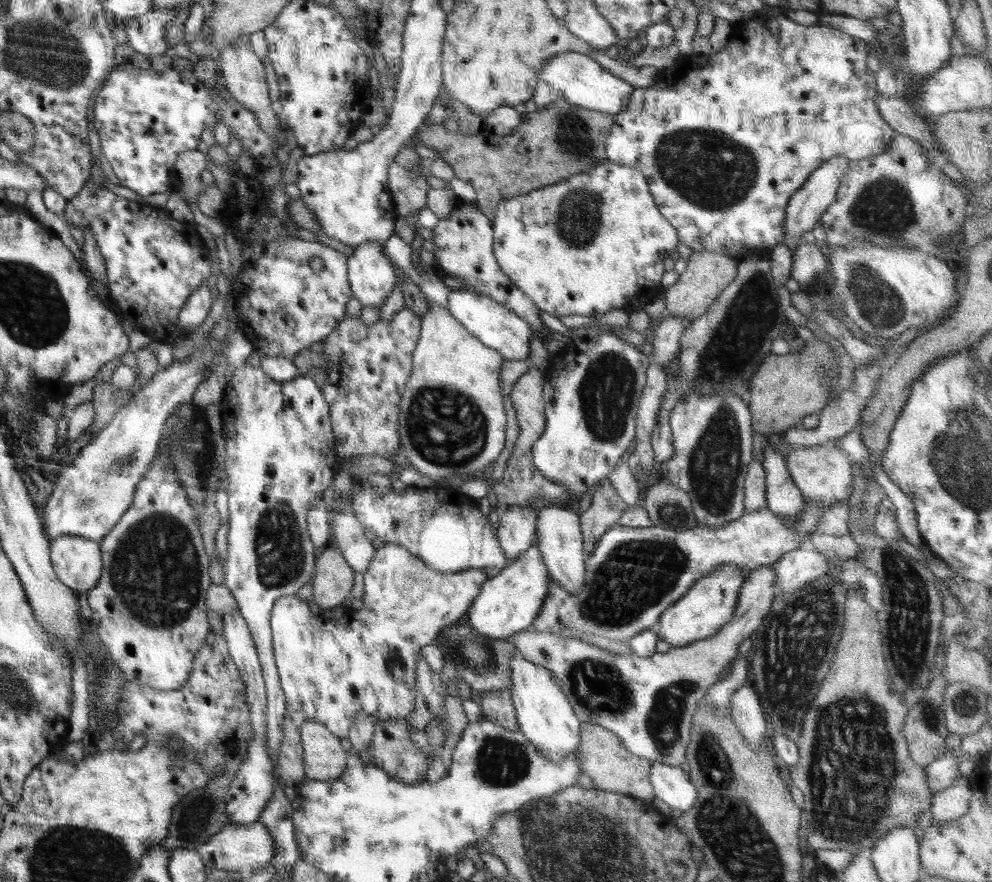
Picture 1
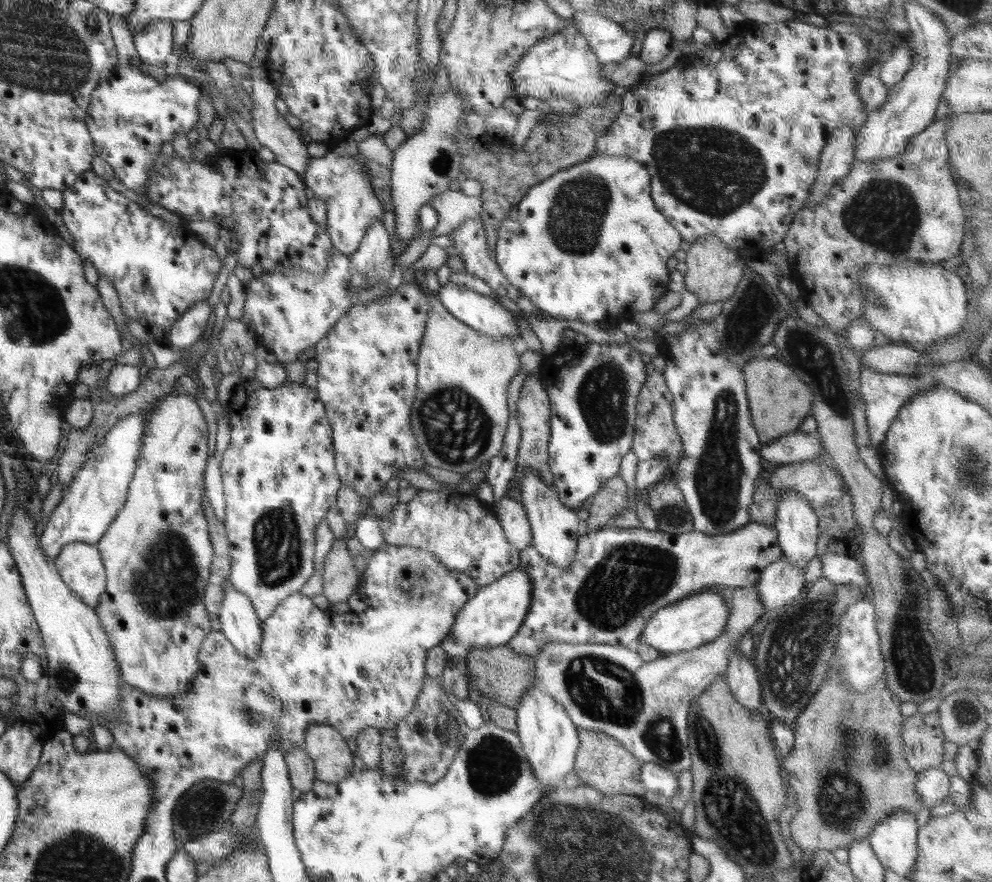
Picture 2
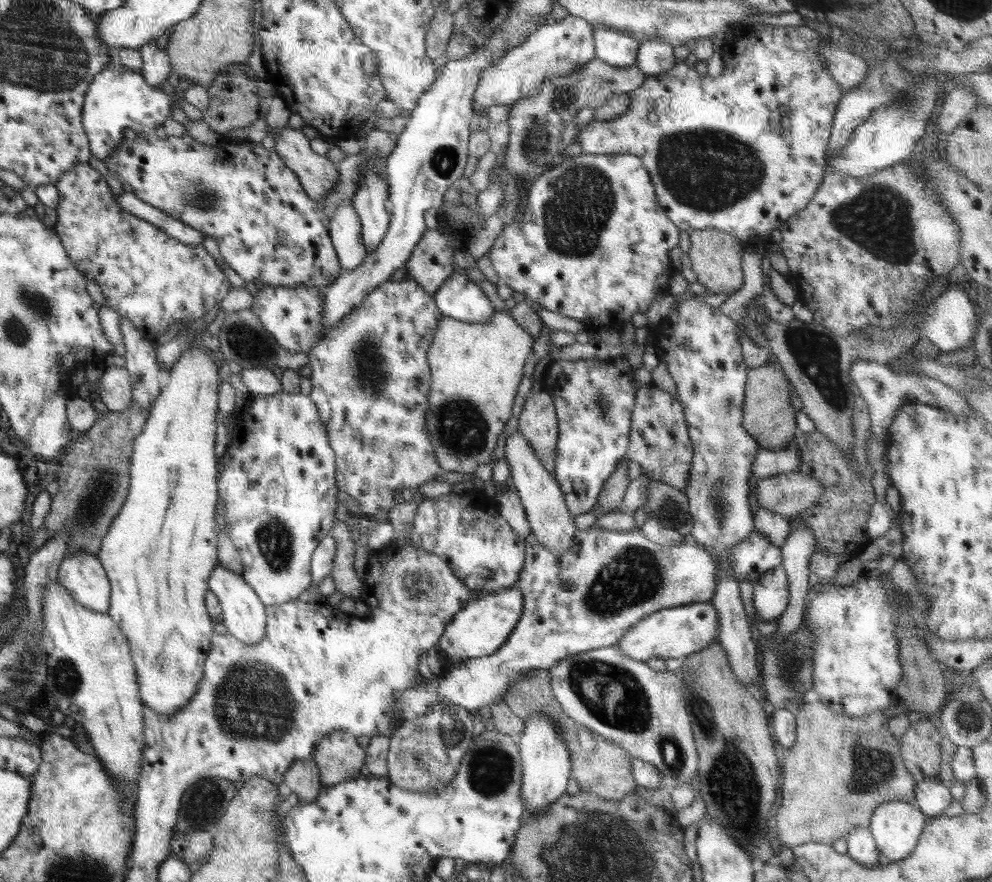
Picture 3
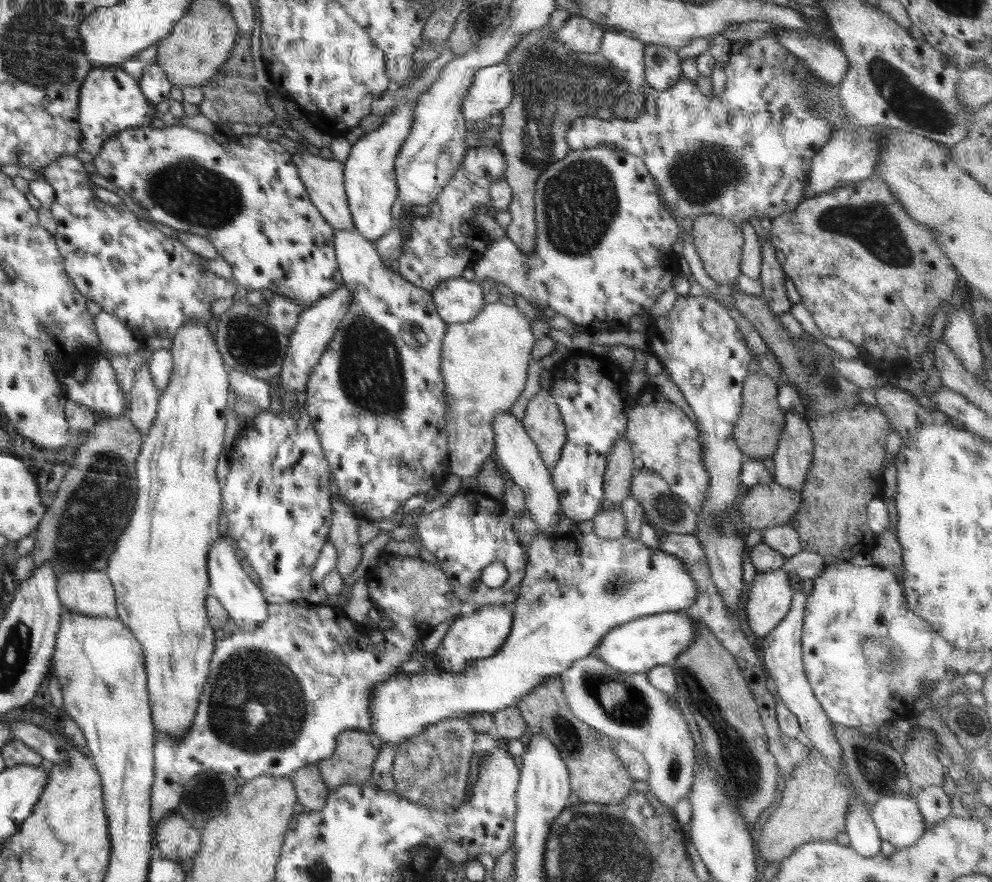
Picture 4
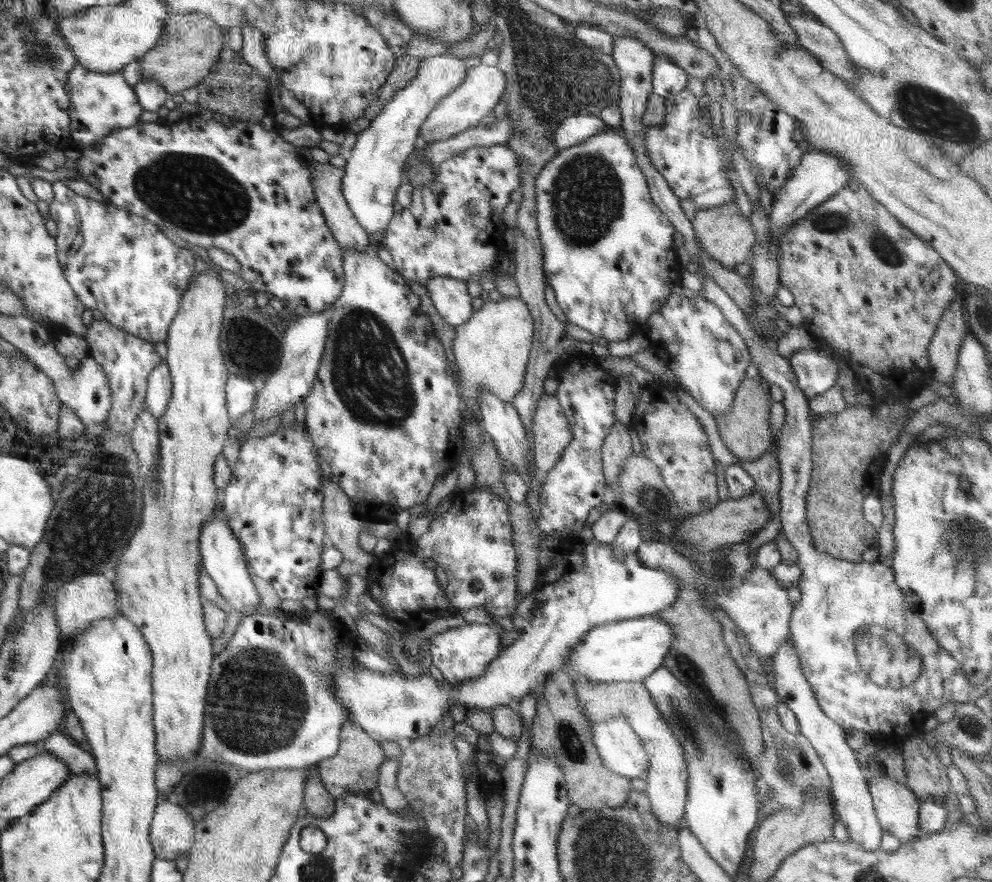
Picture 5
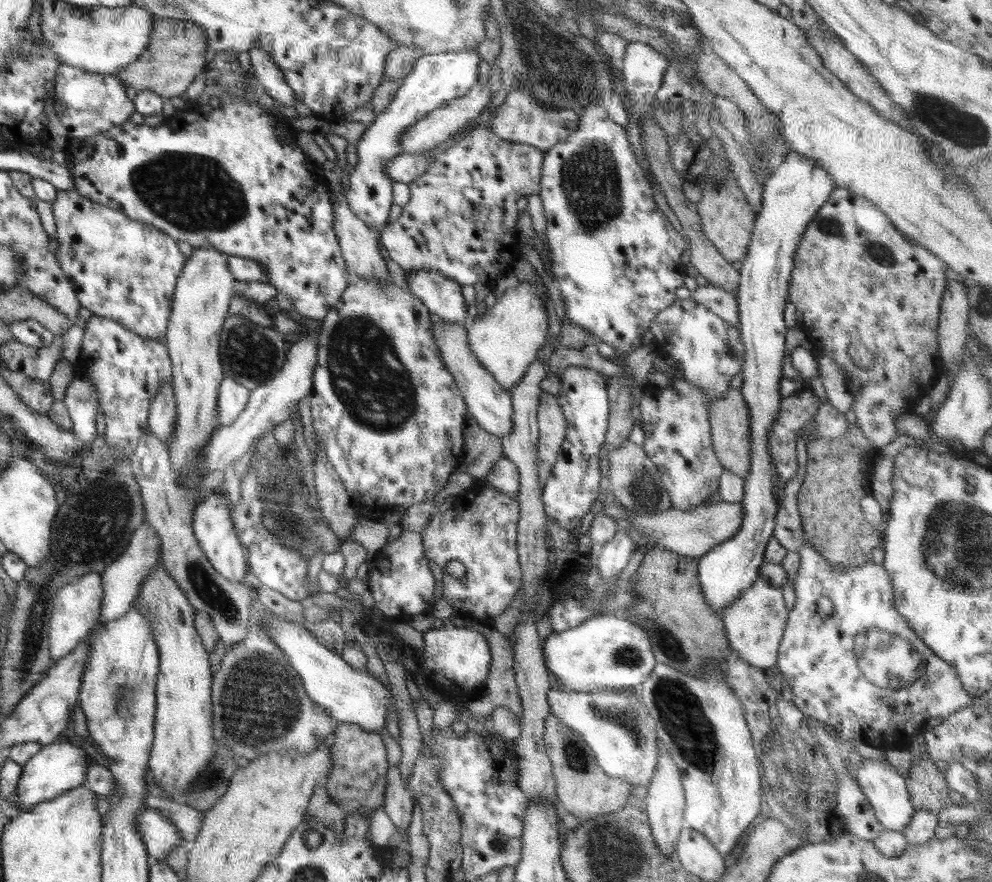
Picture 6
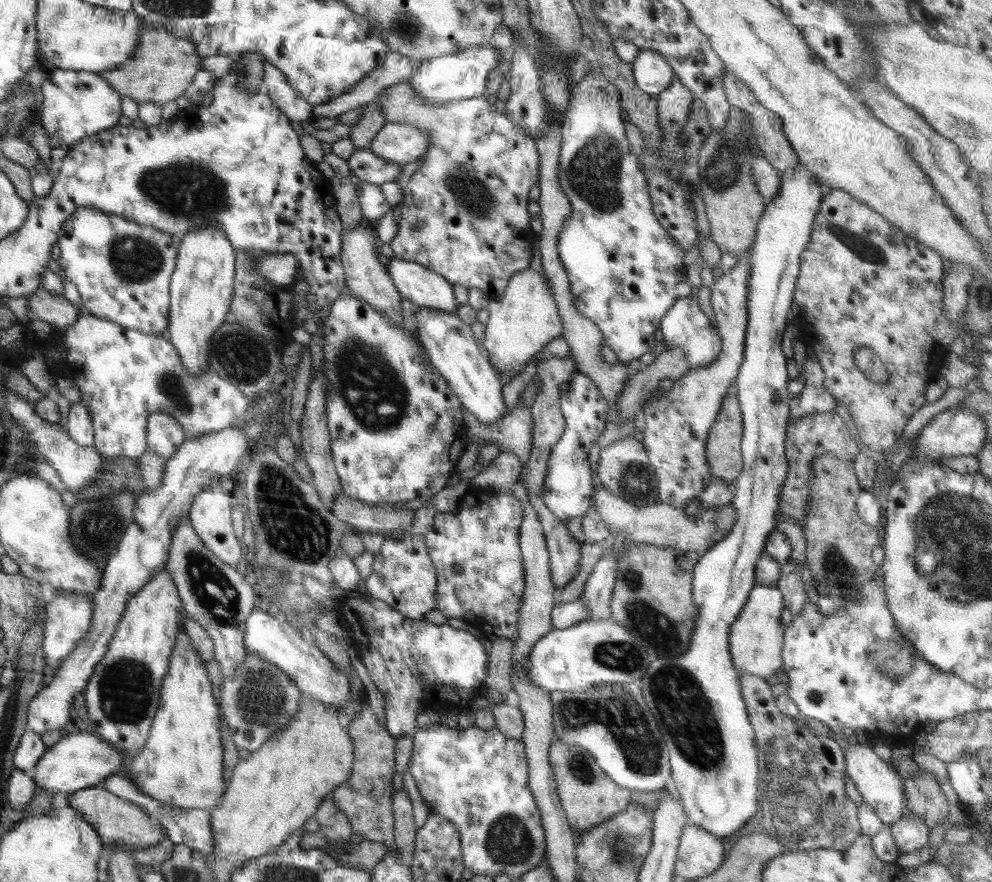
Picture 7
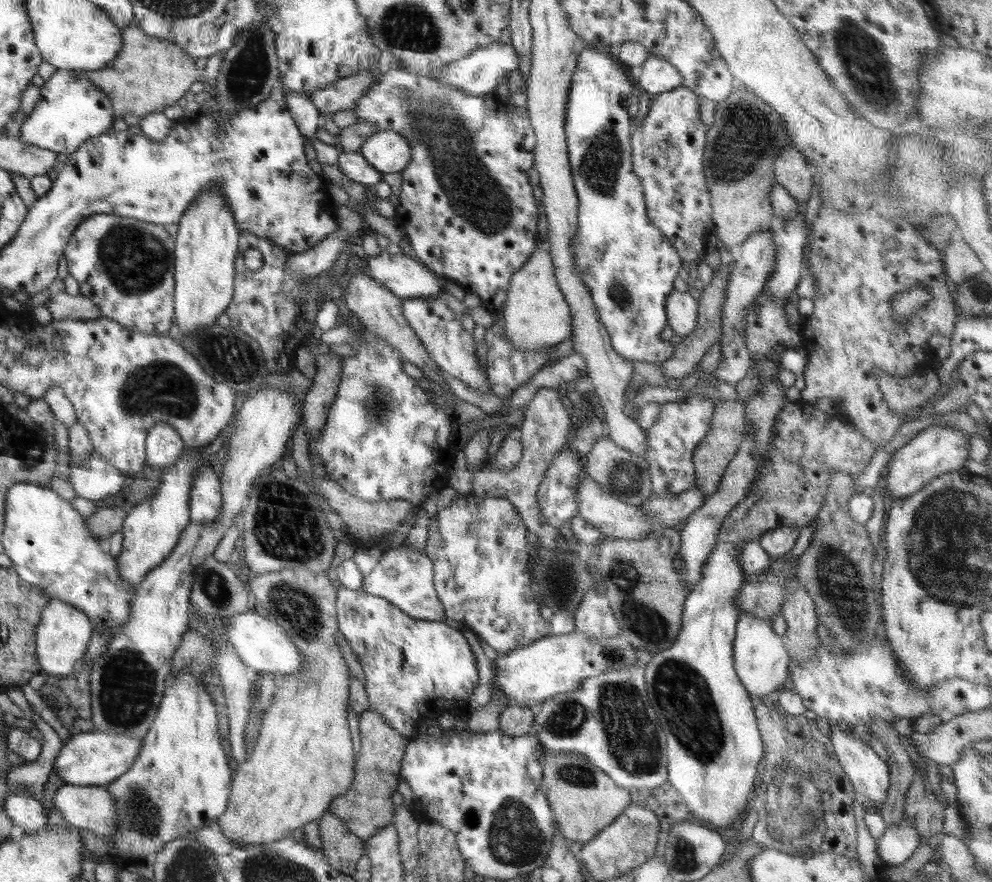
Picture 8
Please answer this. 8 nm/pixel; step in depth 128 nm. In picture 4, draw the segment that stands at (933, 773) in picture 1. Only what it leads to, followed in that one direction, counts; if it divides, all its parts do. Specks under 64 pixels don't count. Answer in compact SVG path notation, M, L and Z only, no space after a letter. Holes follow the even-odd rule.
M927 785L918 794L919 811L928 829L950 816L952 810L950 800L951 798L941 787Z

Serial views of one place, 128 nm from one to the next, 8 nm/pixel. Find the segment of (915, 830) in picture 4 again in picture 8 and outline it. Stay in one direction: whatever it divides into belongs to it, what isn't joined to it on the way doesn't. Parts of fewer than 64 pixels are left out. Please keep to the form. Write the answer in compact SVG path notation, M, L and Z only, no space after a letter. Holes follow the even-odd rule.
M833 725L831 728L832 747L838 758L840 766L852 784L855 794L858 798L866 798L868 804L872 803L876 810L885 804L885 800L890 790L890 770L886 762L882 761L873 749L864 744L862 740L855 738L850 727Z

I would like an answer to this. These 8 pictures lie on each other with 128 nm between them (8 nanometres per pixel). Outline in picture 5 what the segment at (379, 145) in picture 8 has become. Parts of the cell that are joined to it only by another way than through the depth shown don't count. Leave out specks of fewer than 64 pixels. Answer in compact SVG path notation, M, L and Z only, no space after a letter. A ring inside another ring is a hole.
M481 64L469 68L463 84L444 97L422 123L420 135L417 136L418 143L446 140L463 130L480 125L480 119L490 114L502 100L505 84L505 74L497 66Z

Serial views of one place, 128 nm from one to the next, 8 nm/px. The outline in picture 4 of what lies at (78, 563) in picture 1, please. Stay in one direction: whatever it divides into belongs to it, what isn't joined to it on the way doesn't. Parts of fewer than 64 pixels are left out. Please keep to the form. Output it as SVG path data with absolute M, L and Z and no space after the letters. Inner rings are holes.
M75 570L57 577L57 594L67 610L118 619L116 591L105 570Z

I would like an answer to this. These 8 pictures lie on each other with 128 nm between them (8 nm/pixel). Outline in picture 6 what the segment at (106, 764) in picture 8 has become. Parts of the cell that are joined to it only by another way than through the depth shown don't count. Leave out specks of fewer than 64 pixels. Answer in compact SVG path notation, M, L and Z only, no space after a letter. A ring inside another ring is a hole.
M55 741L42 747L41 753L36 754L31 761L24 764L24 774L18 782L15 796L10 799L14 805L18 805L22 812L30 810L34 805L42 804L53 798L60 797L63 793L78 789L86 782L90 765L90 756L80 746L74 746L72 742Z

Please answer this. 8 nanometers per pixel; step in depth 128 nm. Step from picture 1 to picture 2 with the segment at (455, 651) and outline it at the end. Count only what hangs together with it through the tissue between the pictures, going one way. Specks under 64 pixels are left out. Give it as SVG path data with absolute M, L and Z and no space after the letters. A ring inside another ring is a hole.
M509 643L500 646L473 648L462 665L468 670L470 684L493 701L500 701L516 710L521 696L538 683L533 657L514 652Z

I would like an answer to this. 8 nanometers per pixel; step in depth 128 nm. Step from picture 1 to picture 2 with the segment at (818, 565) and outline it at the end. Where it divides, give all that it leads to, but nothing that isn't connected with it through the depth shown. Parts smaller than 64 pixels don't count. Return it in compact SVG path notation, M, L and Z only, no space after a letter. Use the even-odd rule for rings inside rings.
M782 556L762 570L756 585L766 610L785 607L800 595L804 588L805 567L790 564L790 561Z

